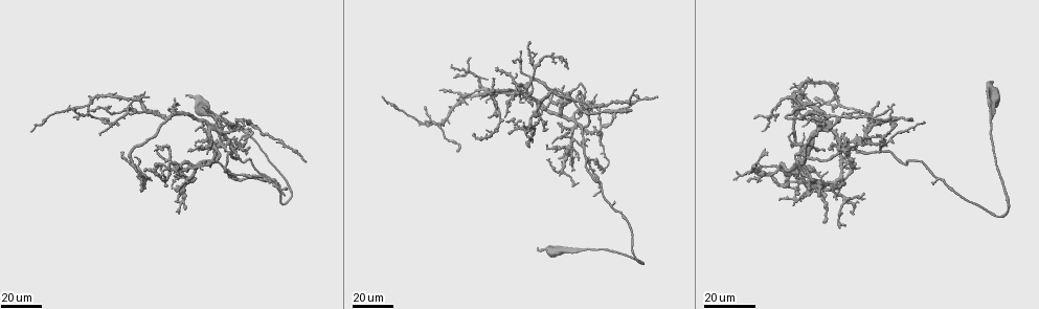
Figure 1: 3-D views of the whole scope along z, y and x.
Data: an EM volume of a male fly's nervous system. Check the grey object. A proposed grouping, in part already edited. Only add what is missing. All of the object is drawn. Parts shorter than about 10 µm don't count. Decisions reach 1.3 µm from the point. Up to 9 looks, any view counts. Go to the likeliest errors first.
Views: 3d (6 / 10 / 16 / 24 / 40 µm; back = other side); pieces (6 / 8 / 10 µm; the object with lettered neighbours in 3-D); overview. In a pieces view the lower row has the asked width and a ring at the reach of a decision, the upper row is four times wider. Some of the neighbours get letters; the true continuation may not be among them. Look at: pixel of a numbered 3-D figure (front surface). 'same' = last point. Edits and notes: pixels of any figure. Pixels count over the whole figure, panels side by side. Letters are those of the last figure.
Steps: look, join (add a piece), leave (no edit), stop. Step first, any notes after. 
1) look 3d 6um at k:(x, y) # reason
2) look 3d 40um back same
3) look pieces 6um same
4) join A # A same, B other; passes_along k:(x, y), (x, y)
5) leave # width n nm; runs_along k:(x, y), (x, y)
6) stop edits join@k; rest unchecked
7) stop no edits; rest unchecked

look 3d 24um at 1:(656, 98) # branch stops here

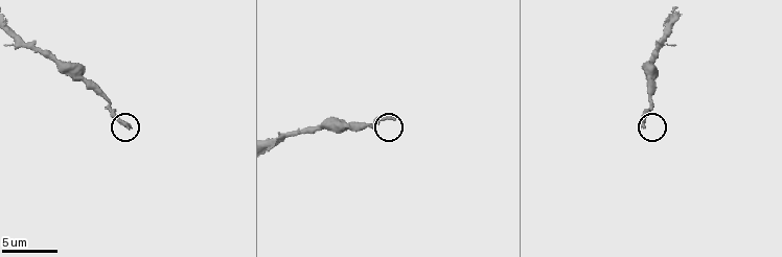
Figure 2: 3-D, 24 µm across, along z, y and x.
look pieces 10um at 2:(391, 118)

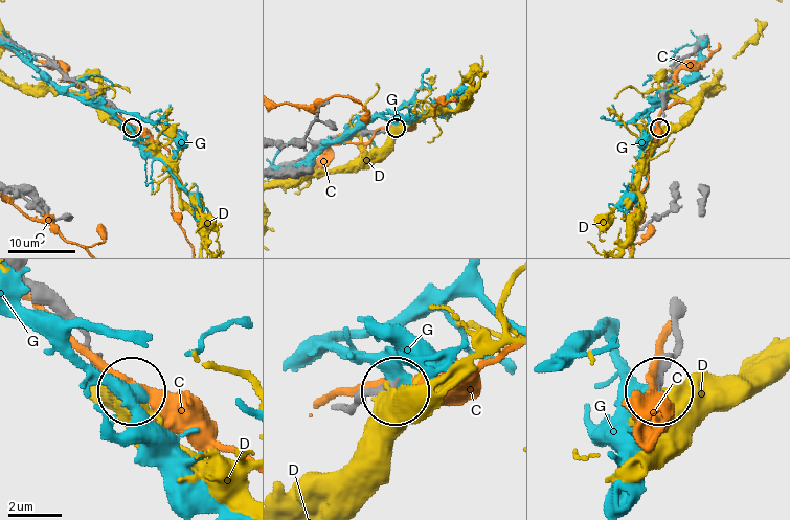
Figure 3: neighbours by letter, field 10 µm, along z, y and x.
leave # width 280 nm; C other, D other, G other; none of them fits

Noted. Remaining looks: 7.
look 3d 40um at 1:(635, 90) # end of a long branch

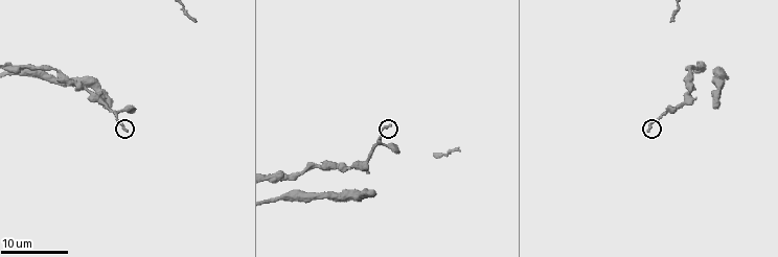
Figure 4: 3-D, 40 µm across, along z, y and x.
look pieces 10um at 4:(647, 129)

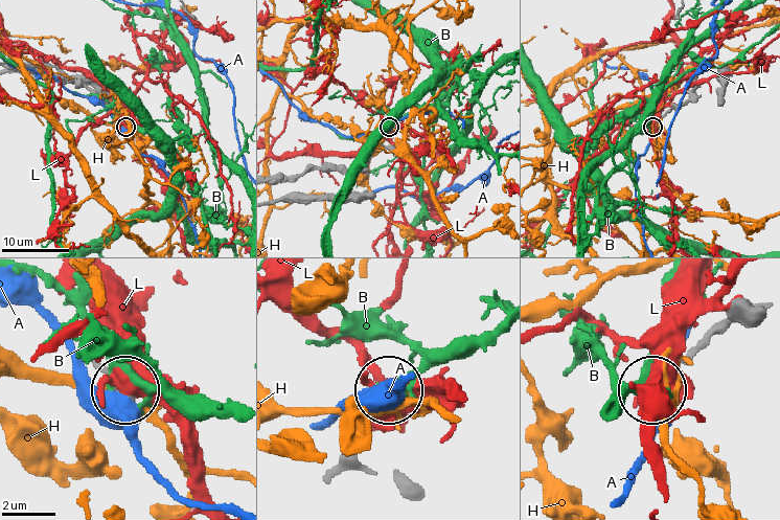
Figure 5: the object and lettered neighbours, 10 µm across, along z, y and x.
leave # A other, B other, H other, L other; no lettered piece goes on from it

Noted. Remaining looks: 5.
look 3d 24um at 1:(595, 195) # end of a long branch

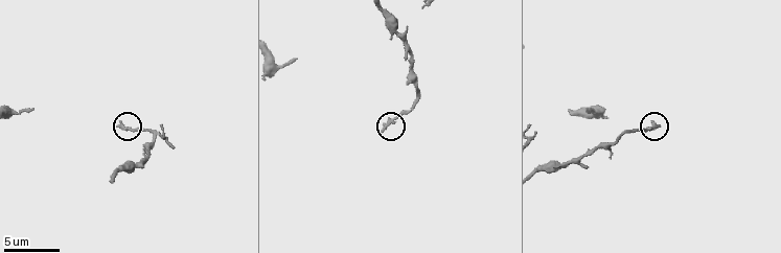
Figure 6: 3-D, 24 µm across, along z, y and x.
look pieces 8um at 6:(119, 126)

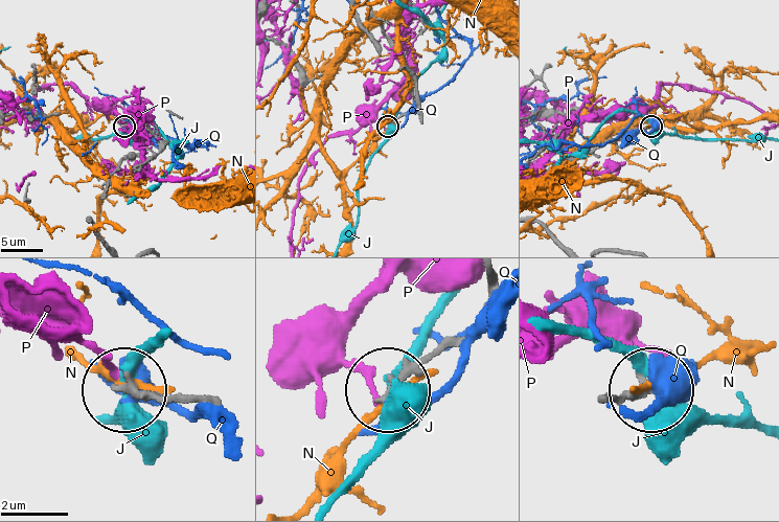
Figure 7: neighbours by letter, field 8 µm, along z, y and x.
leave # J other, N other, P other, Q other; runs_along 7:(486, 280), (478, 322), (388, 387); no lettered piece goes on from it

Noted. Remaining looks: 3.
look 3d 24um at 1:(522, 123) # branch stops here

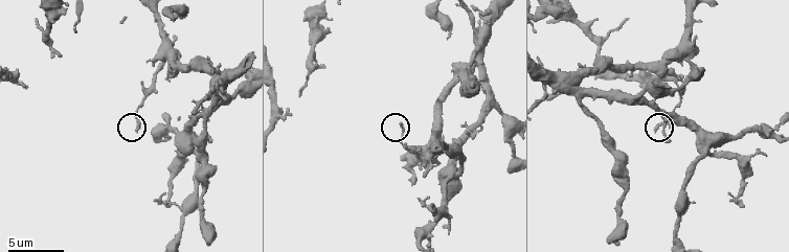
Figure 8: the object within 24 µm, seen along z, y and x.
look pieces 10um at 8:(399, 123)

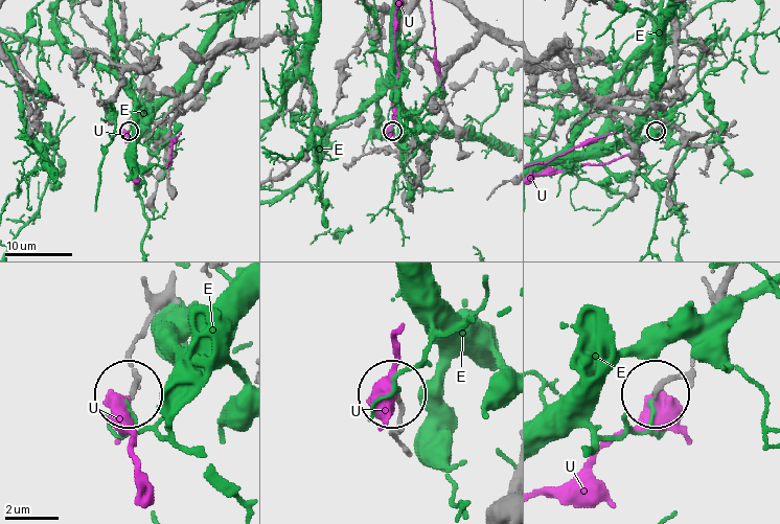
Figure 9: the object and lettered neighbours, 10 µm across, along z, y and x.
leave # width 190 nm; E other, U other; no lettered piece goes on from it

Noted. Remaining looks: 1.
stop no edits; rest unchecked

